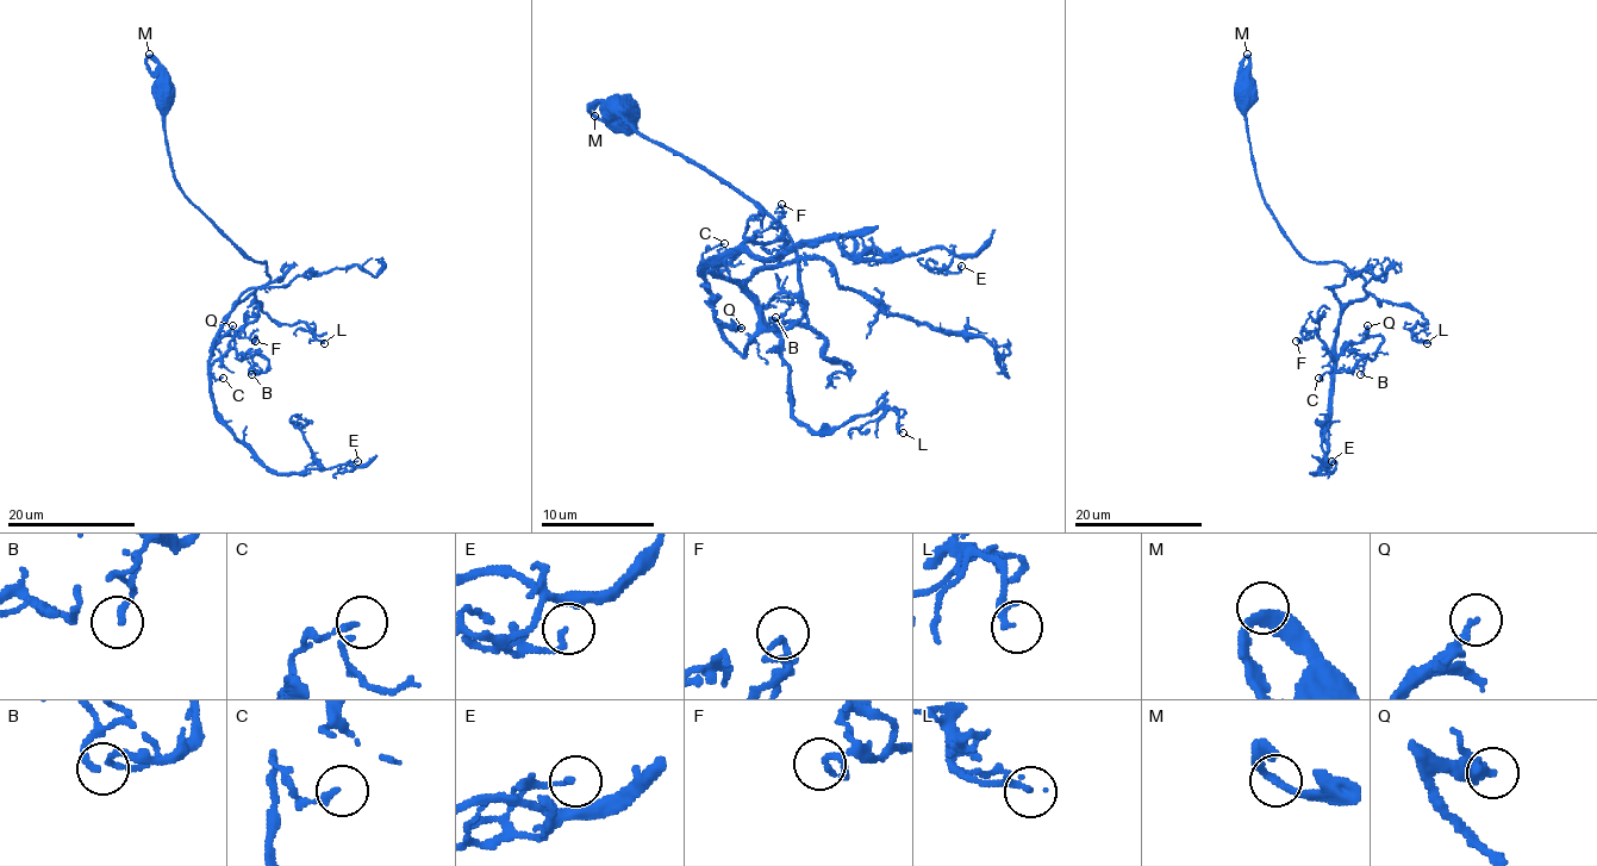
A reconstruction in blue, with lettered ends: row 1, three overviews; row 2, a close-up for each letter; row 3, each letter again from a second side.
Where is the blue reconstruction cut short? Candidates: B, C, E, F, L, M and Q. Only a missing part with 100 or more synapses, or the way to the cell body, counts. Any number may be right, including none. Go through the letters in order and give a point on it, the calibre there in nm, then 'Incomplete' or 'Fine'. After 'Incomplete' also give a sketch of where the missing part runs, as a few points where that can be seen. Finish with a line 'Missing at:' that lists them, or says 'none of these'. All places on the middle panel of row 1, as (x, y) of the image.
B: Place: (775, 317). Thickness 190 nm. Fine
C: Place: (724, 243). Thickness 160 nm. Fine
E: Place: (961, 266). Thickness 150 nm. Fine
F: Place: (781, 204). Thickness 200 nm. Fine
L: Place: (903, 432). Thickness 200 nm. Fine
M: Place: (594, 116). Thickness 280 nm. Fine
Q: Place: (741, 328). Thickness 240 nm. Fine
Missing at: none of these

